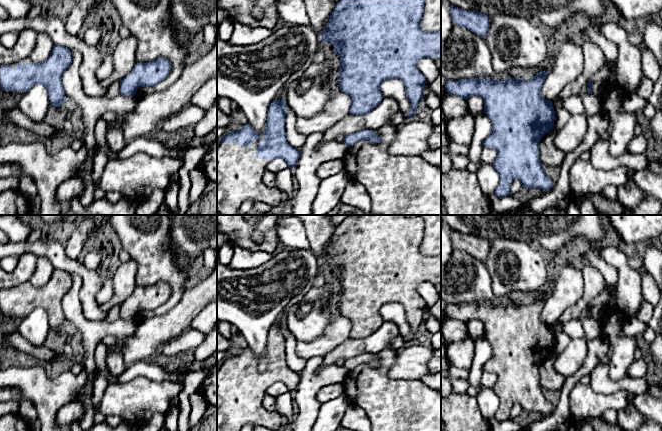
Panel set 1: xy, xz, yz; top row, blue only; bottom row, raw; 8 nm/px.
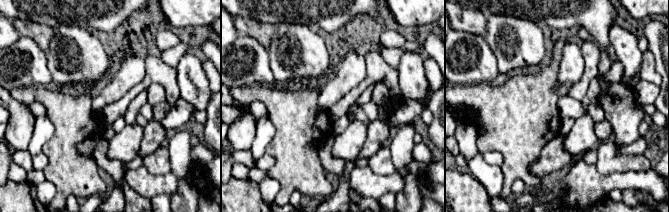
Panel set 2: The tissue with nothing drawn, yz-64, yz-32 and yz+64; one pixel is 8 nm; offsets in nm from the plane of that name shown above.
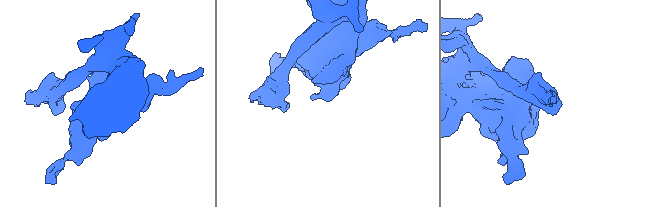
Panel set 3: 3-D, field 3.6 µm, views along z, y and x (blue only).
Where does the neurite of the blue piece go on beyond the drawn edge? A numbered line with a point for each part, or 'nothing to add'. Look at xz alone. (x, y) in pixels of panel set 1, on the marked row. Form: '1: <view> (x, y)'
1: xz (240, 174)

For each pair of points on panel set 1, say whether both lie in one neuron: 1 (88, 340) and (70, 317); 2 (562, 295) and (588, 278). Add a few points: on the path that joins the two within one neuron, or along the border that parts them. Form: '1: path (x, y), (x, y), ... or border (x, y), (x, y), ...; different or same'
1: path (87, 334), (76, 323); same
2: border (581, 270), (583, 294), (574, 303); different

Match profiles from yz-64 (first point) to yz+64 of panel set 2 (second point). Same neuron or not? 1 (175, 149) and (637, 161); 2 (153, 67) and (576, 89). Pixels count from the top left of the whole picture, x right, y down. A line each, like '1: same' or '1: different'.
1: different
2: same

